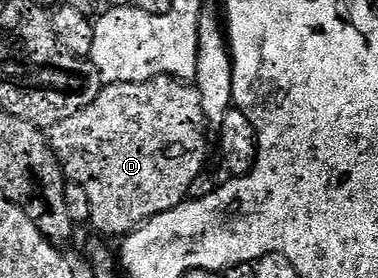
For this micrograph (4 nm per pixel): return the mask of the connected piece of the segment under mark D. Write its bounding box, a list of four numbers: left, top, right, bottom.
[48,76,212,238]

